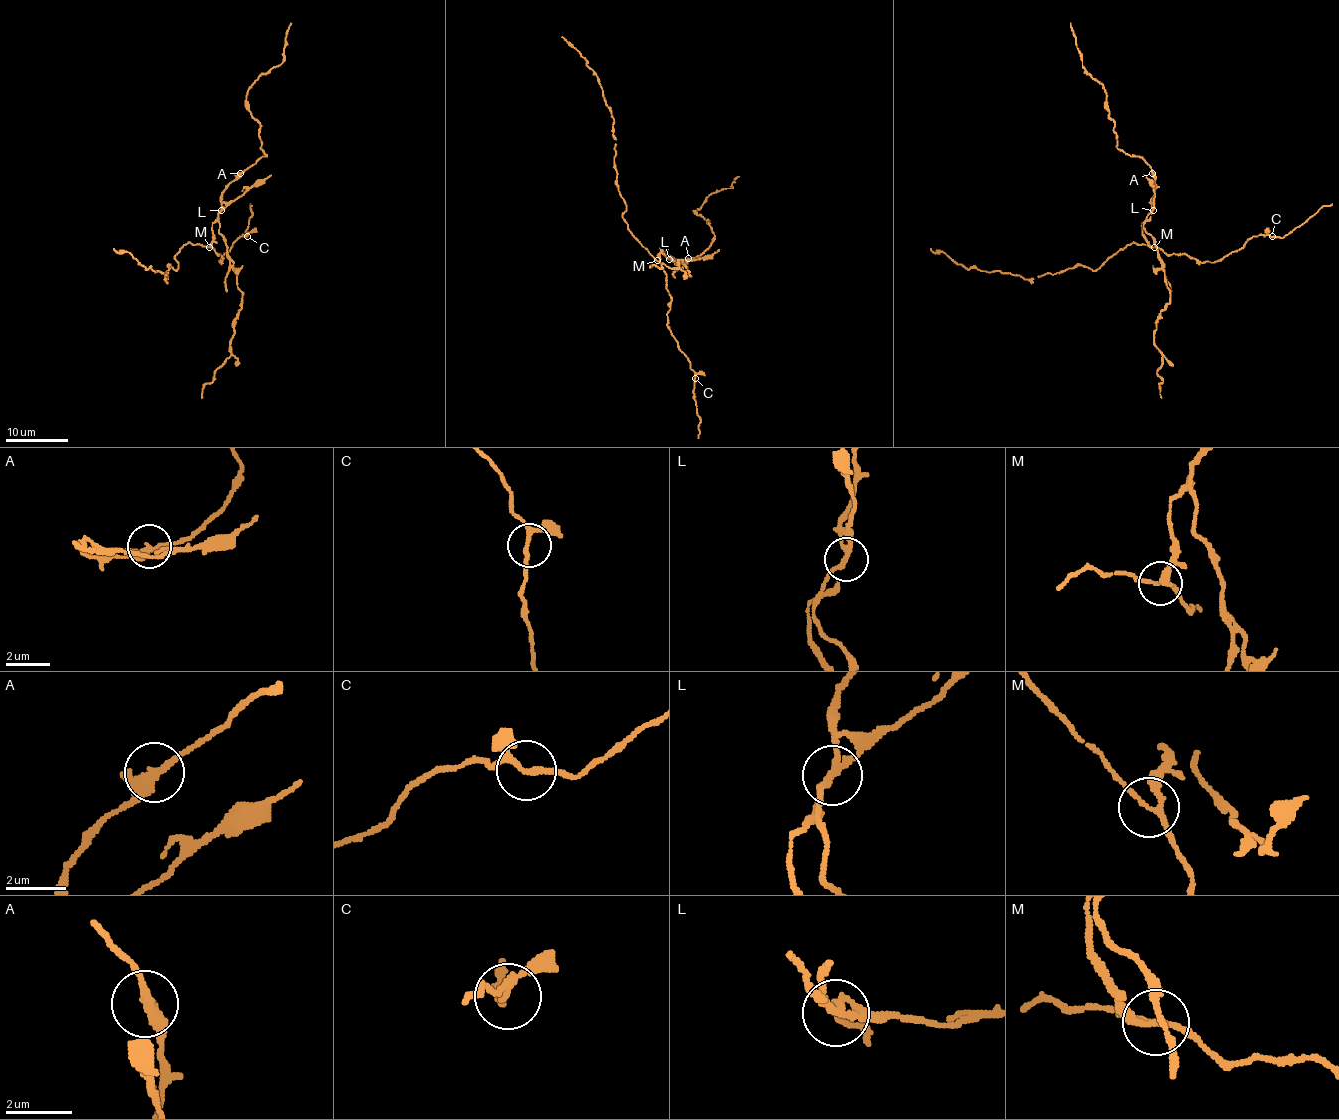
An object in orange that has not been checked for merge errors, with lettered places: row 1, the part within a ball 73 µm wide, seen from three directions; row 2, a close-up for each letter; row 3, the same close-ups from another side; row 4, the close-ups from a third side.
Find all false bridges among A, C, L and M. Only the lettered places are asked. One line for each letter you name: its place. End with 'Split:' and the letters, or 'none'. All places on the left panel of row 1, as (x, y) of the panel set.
L: at (221, 210)
Split: L

